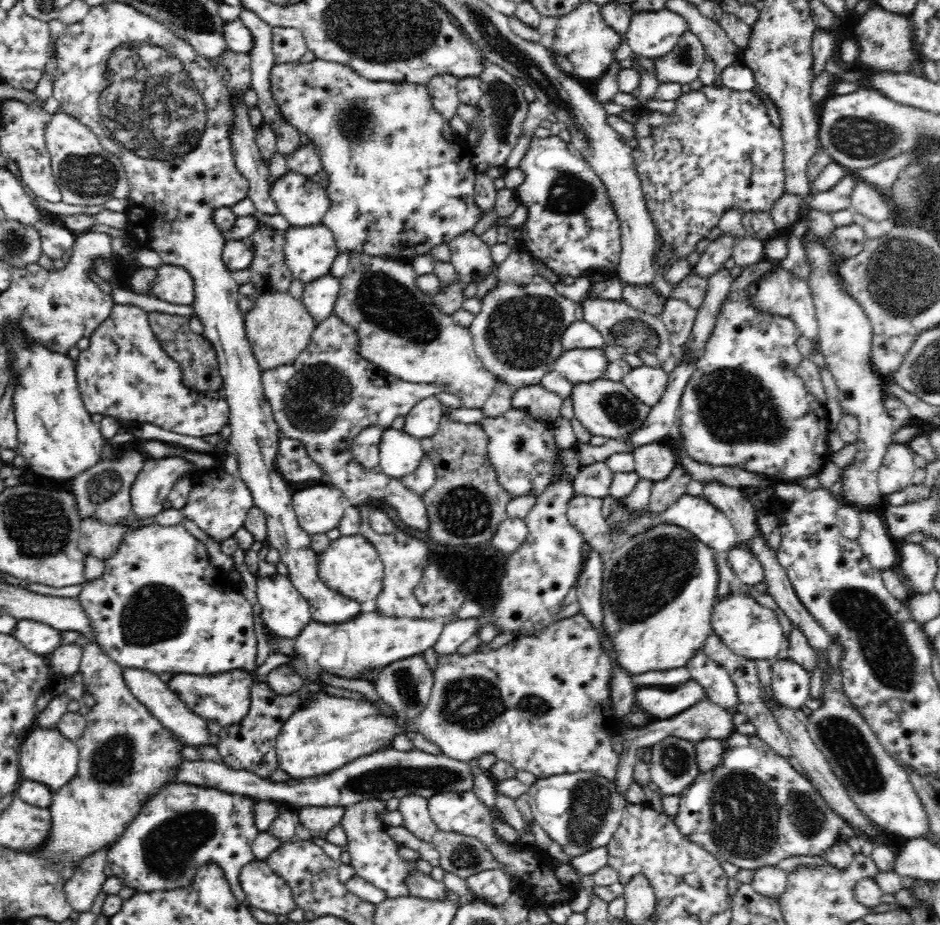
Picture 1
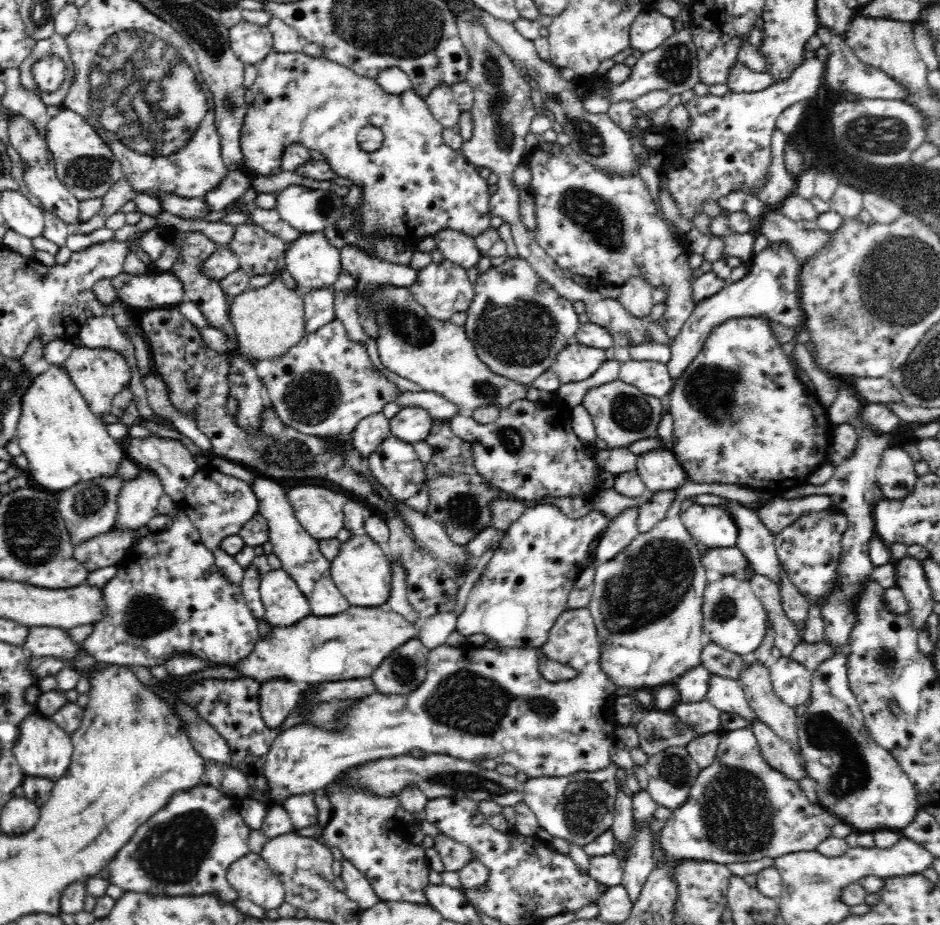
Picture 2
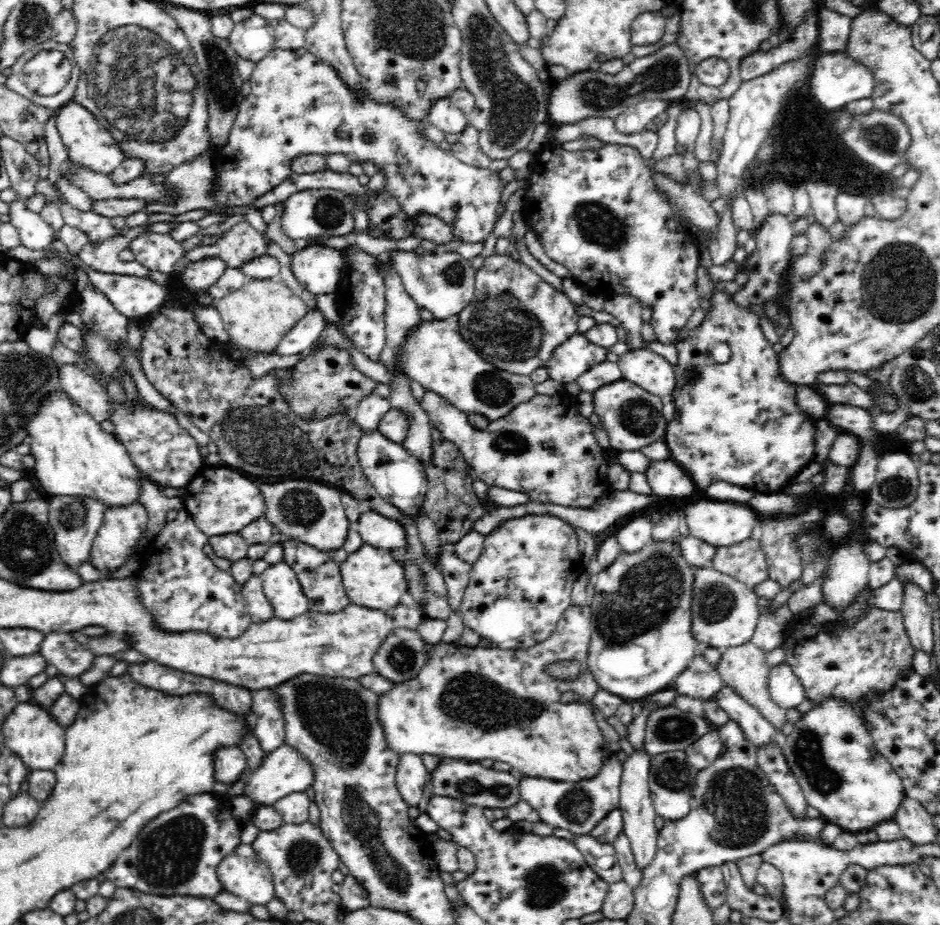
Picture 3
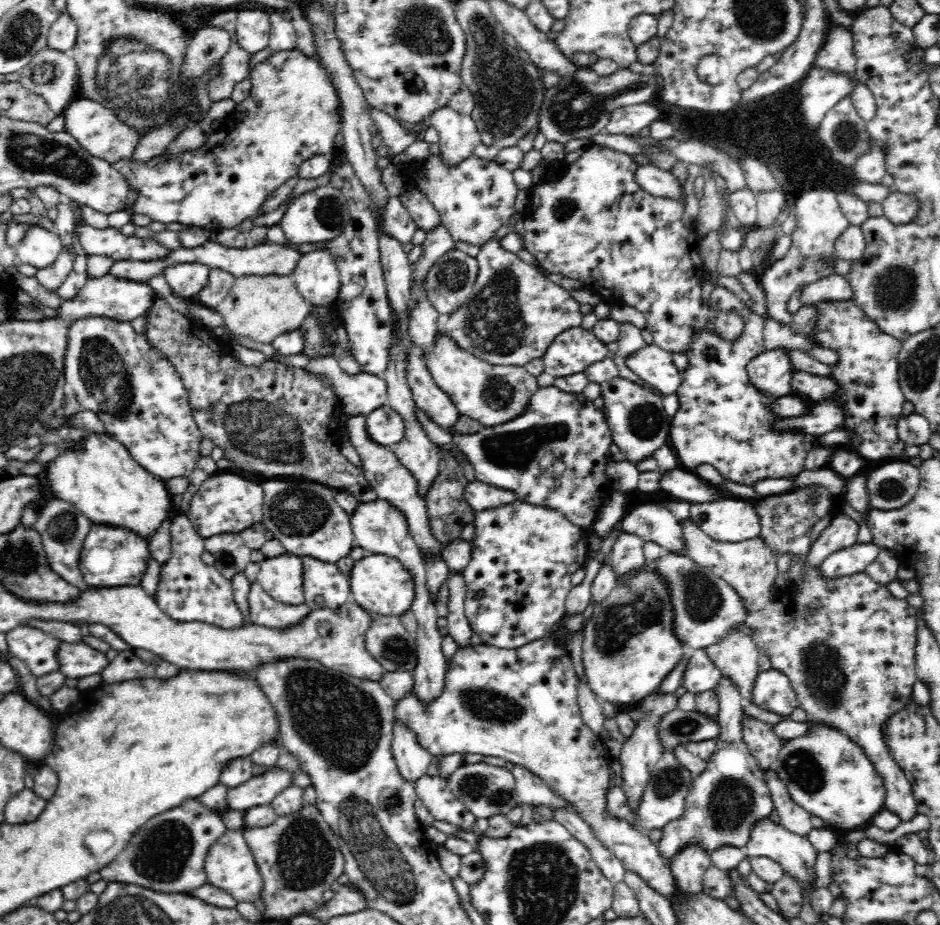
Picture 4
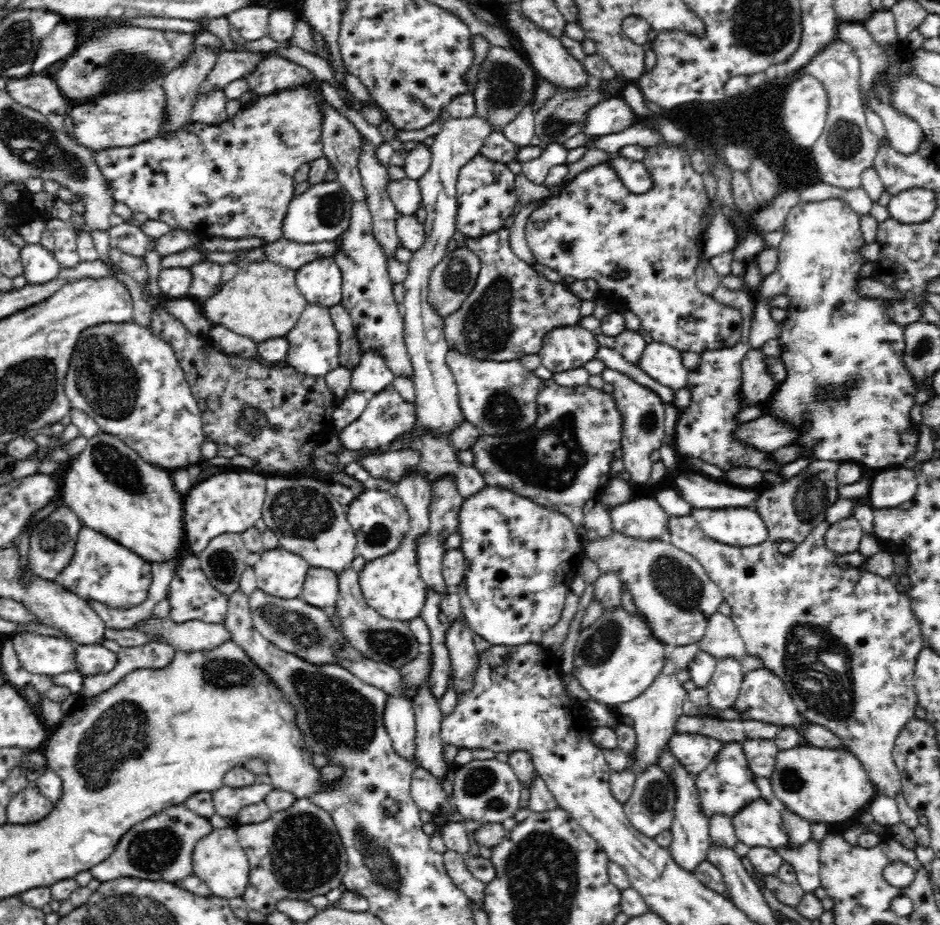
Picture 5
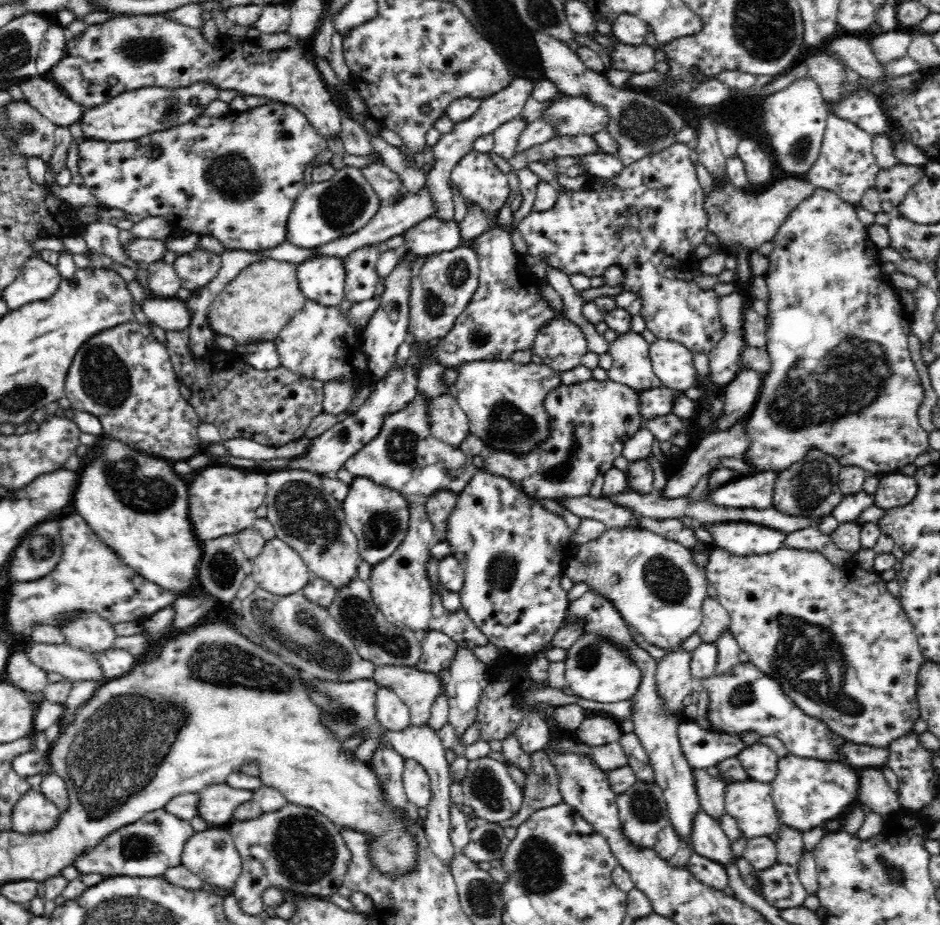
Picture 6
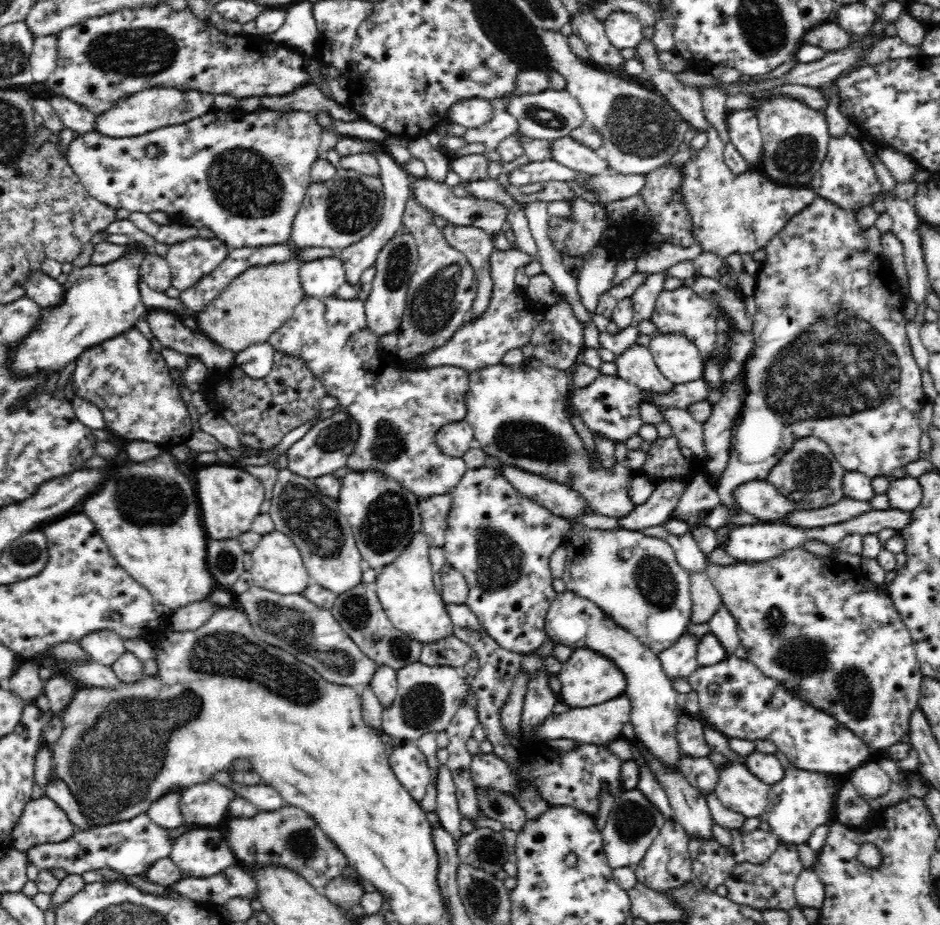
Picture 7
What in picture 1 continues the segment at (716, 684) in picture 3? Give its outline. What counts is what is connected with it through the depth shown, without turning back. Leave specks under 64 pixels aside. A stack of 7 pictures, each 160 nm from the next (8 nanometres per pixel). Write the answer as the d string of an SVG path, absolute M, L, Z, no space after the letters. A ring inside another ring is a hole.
M690 679L683 685L666 690L639 686L635 692L636 705L654 720L664 720L679 715L687 708L707 698L704 687Z

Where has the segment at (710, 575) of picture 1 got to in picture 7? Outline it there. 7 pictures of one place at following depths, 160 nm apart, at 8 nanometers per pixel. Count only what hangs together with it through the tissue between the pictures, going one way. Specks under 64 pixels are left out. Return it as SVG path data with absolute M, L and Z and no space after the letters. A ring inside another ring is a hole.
M574 648L568 660L563 663L557 677L562 682L560 701L568 704L572 709L608 702L624 694L627 687L626 677L614 661L591 648Z

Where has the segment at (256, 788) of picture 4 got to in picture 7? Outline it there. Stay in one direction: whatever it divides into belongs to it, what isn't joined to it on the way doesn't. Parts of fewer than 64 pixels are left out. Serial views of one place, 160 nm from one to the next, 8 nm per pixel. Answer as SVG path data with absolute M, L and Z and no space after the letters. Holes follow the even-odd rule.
M204 782L182 790L180 812L184 821L193 827L218 825L229 818L228 804L236 798L229 786L218 782Z

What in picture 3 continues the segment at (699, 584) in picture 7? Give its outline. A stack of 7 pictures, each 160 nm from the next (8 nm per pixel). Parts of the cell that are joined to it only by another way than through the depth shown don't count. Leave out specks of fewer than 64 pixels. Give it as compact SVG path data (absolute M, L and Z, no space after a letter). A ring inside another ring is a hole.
M750 641L746 644L724 650L717 669L725 684L731 686L744 700L748 701L748 704L757 708L760 714L768 720L777 731L780 731L782 726L788 721L788 719L786 719L788 708L782 708L777 702L774 702L770 696L768 677L771 666L767 663L766 655L766 652L762 651Z

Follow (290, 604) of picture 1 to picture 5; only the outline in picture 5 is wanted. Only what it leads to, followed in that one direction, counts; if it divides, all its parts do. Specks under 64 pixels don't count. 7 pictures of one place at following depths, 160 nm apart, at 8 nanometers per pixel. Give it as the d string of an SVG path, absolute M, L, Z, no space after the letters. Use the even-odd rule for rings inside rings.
M278 547L269 551L262 551L260 560L253 568L257 578L258 589L278 598L291 599L301 597L309 564L300 555Z

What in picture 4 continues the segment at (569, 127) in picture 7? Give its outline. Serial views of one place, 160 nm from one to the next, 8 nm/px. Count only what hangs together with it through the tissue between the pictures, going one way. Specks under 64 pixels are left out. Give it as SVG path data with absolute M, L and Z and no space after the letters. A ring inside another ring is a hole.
M648 102L628 105L611 112L606 128L610 134L623 134L629 137L638 135L642 128L660 120L663 112L654 104Z

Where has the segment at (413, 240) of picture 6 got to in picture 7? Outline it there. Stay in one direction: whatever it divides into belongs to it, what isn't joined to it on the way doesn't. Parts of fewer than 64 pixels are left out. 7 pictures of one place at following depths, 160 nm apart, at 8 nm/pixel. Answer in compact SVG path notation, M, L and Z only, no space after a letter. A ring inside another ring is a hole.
M448 223L442 228L446 243L452 248L464 253L469 260L478 279L477 295L474 299L468 317L482 314L492 298L492 277L490 277L490 254L495 248L489 234L476 226L458 226Z

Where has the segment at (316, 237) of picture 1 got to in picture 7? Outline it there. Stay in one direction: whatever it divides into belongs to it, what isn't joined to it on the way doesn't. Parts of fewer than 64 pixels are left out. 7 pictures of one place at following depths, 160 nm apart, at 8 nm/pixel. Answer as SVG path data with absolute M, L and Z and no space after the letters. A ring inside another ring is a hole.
M334 256L301 263L299 277L305 296L321 299L336 296L338 288L347 282L344 263Z

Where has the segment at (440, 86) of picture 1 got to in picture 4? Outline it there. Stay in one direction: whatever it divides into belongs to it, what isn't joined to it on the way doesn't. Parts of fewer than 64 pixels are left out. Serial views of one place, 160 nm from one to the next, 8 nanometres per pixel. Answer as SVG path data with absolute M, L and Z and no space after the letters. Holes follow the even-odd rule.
M448 105L438 108L422 122L400 120L400 124L415 132L435 128L440 134L440 155L447 164L456 164L472 157L472 150L481 144L480 134L471 115L460 114Z

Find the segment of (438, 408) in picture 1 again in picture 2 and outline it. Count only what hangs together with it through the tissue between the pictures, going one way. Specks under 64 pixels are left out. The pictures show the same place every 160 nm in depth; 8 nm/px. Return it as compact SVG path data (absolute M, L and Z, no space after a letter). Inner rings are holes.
M404 407L389 421L391 435L410 443L426 441L435 423L430 413L420 407Z

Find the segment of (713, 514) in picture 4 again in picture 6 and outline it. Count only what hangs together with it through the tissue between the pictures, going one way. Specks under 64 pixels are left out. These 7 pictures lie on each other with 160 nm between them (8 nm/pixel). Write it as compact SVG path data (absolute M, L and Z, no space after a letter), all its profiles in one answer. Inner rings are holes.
M724 520L724 522L694 524L707 530L716 546L738 556L774 552L774 550L782 548L787 535L784 531L752 522Z

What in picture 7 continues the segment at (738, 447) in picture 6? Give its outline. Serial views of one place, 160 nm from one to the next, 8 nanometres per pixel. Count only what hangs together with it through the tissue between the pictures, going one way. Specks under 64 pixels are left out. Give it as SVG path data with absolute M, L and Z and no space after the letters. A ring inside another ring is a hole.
M699 466L695 468L695 473L690 474L688 478L684 481L658 481L656 482L655 489L652 491L650 498L641 505L635 508L633 513L628 514L628 516L622 517L619 522L621 522L621 527L628 530L638 531L642 528L648 528L648 526L660 526L665 524L671 518L673 511L676 508L677 502L682 498L685 488L690 486L694 475L699 471Z

